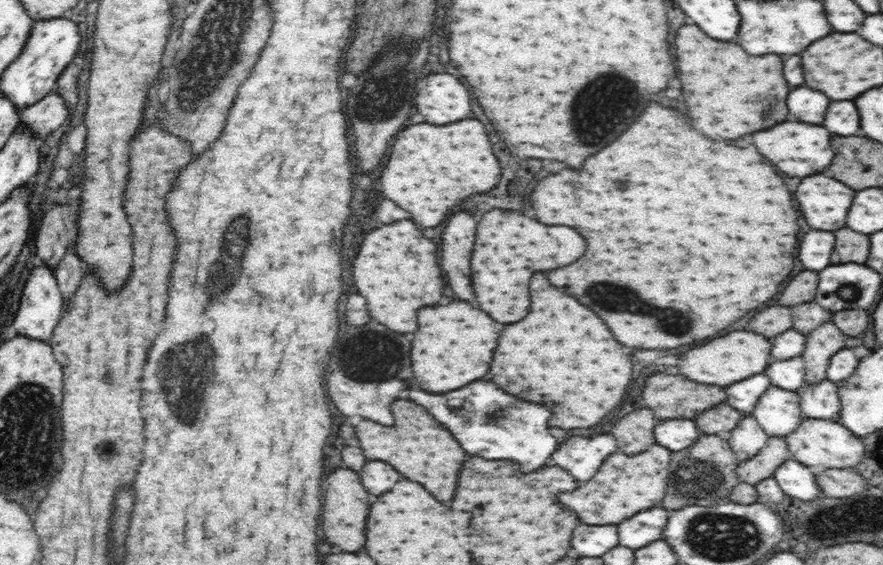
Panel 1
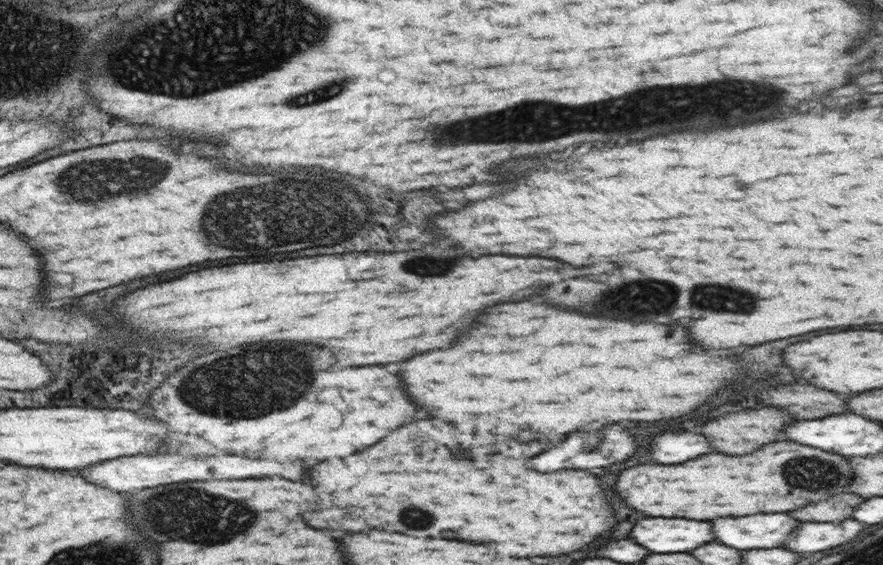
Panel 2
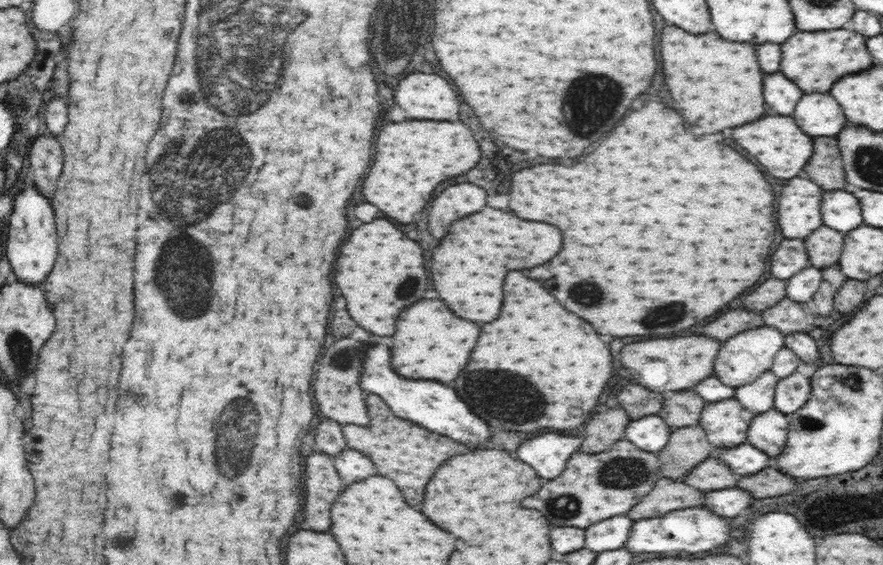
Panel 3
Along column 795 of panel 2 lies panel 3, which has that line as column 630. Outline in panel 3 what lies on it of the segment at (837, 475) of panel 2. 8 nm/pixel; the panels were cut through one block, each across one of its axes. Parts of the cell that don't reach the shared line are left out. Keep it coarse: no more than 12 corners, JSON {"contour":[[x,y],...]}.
{"contour":[[619,440],[572,454],[524,506],[588,528],[654,489],[658,454]]}

